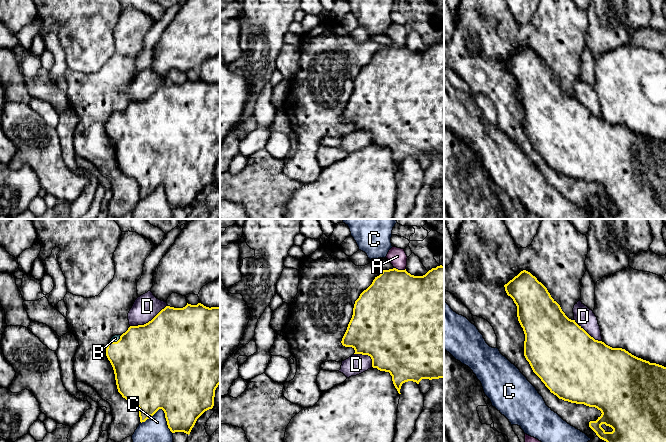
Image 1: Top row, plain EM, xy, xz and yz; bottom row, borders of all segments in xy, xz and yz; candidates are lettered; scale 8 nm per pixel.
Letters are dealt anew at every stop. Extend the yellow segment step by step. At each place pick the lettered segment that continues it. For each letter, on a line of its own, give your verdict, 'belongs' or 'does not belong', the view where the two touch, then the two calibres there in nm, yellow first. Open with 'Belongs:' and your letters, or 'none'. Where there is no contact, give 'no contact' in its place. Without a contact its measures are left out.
Belongs: B
A: does not belong | xz | 480/140 nm
B: belongs | xy | 480/50 nm
C: does not belong | xy | 500/320 nm
D: does not belong | xy | 500/200 nm

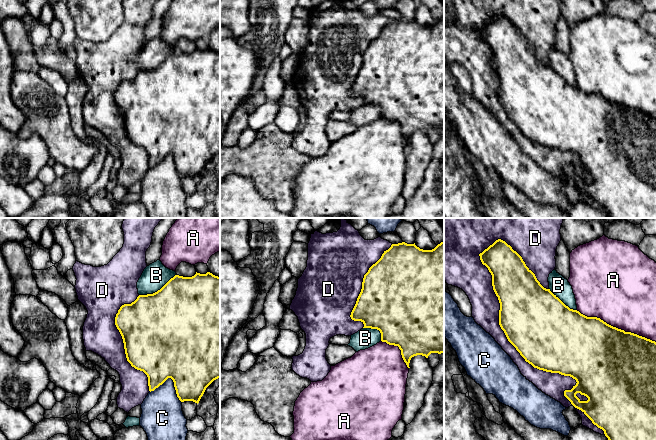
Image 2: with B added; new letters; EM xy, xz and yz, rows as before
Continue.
Belongs: none
A: does not belong | yz | 500/500 nm
B: does not belong | xy | 500/200 nm
C: does not belong | xy | 500/320 nm
D: does not belong | yz | 500/200 nm

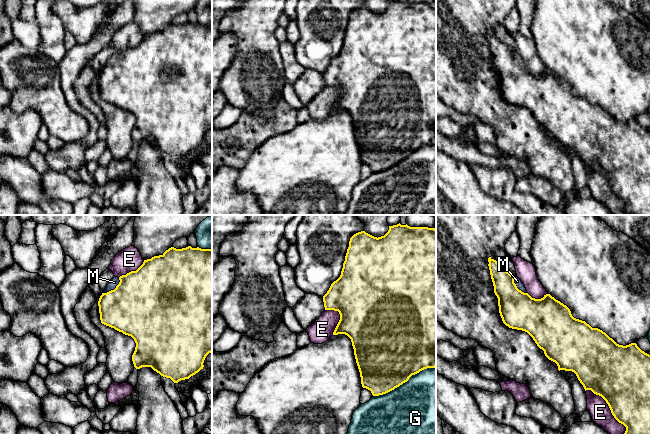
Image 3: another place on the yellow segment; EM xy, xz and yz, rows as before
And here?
Belongs: M
E: does not belong | yz | 400/160 nm
G: does not belong | xz | 500/500 nm
M: belongs | xy | 500/70 nm

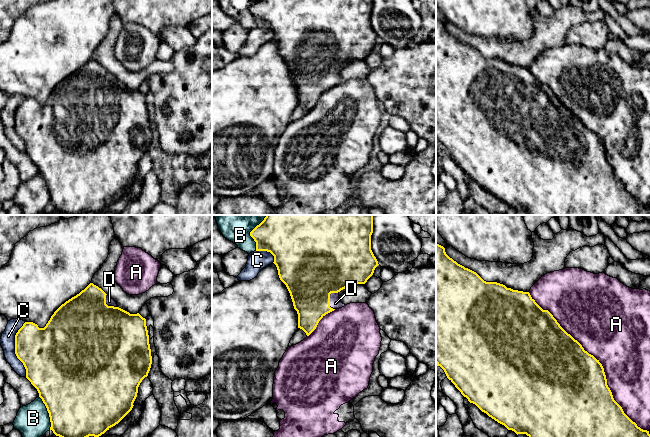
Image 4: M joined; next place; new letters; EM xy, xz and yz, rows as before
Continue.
Belongs: D
A: does not belong | yz | 500/480 nm
B: does not belong | xy | 500/260 nm
C: does not belong | xy | 400/120 nm
D: belongs | xz | 460/90 nm

